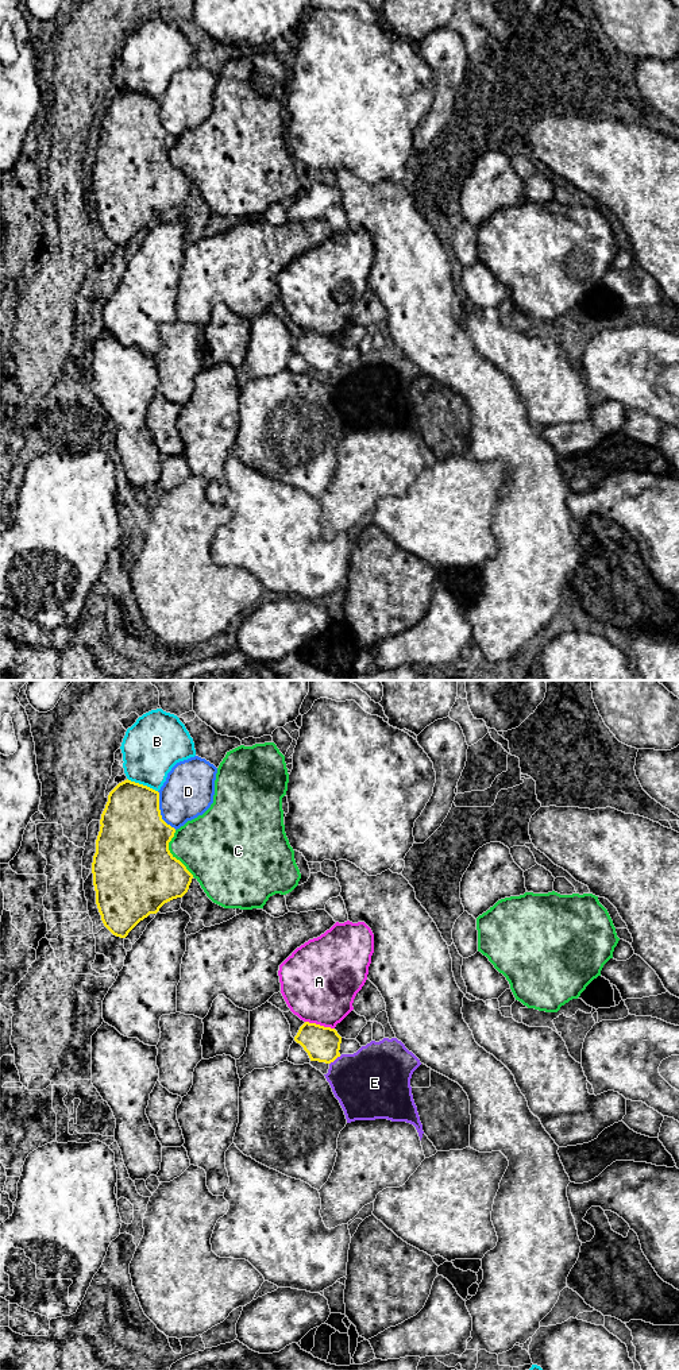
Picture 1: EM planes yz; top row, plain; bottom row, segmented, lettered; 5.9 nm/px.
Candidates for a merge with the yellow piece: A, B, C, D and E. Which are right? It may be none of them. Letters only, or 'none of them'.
none of them

